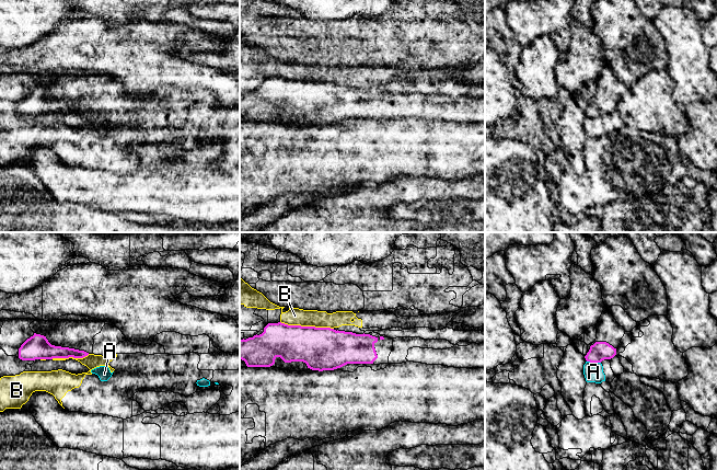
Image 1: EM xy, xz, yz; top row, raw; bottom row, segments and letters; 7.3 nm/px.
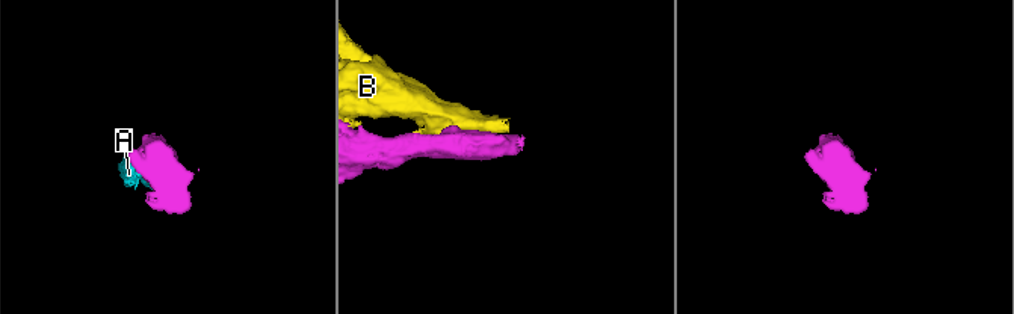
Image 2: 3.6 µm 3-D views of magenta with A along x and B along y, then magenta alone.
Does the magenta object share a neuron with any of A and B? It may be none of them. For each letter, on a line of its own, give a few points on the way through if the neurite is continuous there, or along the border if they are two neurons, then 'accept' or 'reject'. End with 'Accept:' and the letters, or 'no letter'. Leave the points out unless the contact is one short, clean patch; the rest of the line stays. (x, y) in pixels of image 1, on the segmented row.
A: reject
B: reject
Accept: no letter

